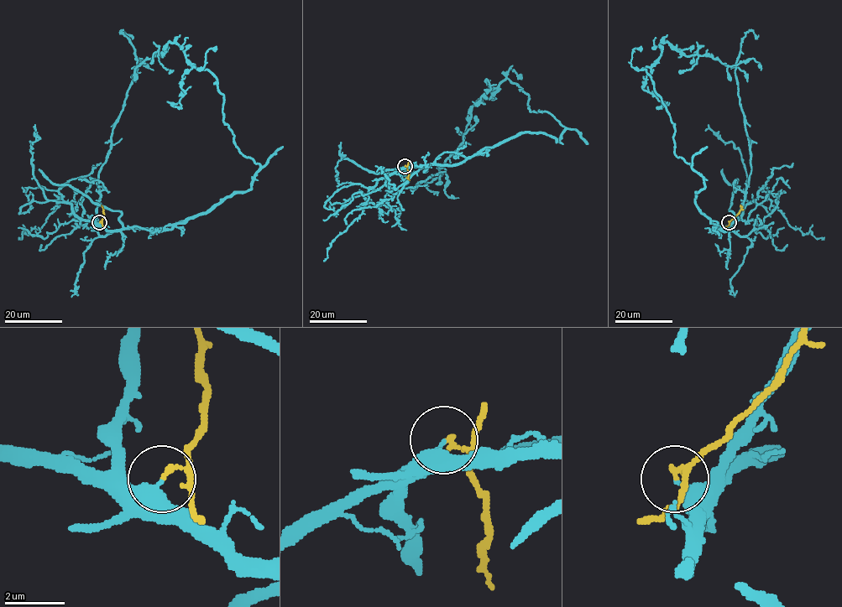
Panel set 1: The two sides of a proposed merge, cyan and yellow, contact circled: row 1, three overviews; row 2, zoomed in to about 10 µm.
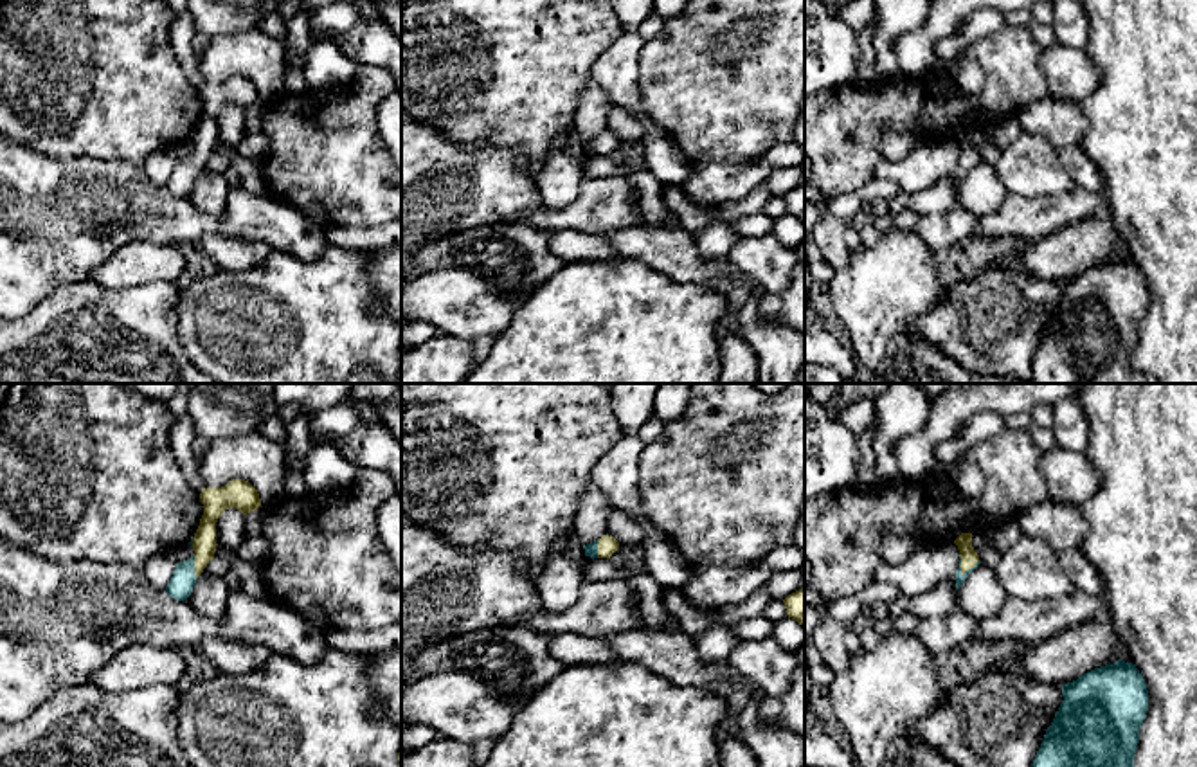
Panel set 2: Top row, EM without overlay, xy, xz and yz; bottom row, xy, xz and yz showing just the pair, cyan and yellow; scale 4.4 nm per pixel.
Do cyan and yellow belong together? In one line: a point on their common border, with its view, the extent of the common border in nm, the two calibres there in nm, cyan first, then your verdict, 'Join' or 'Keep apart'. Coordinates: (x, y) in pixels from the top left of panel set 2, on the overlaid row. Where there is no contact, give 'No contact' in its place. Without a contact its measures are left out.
Touches cyan at yz (969, 569). Shared border 110 nm. Thickness 50 nm (cyan) against 80 nm. Join

